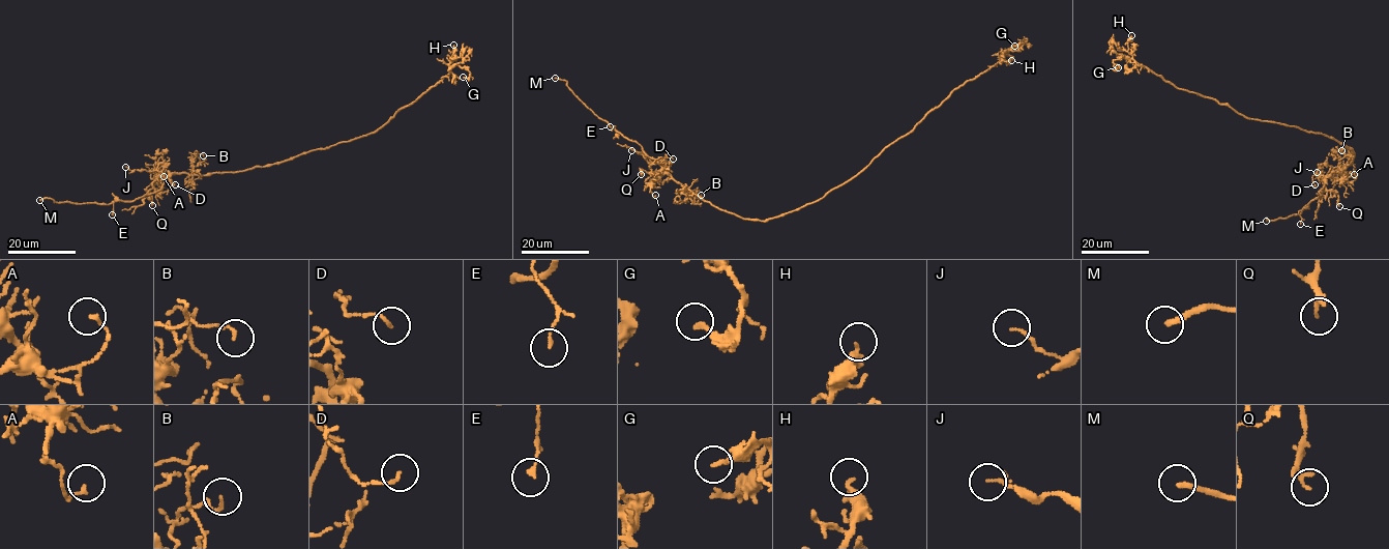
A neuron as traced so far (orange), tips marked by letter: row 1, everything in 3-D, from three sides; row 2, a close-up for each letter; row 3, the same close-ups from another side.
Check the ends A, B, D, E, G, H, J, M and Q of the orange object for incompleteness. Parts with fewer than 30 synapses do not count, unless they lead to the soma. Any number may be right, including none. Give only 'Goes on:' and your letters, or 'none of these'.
Goes on: M

